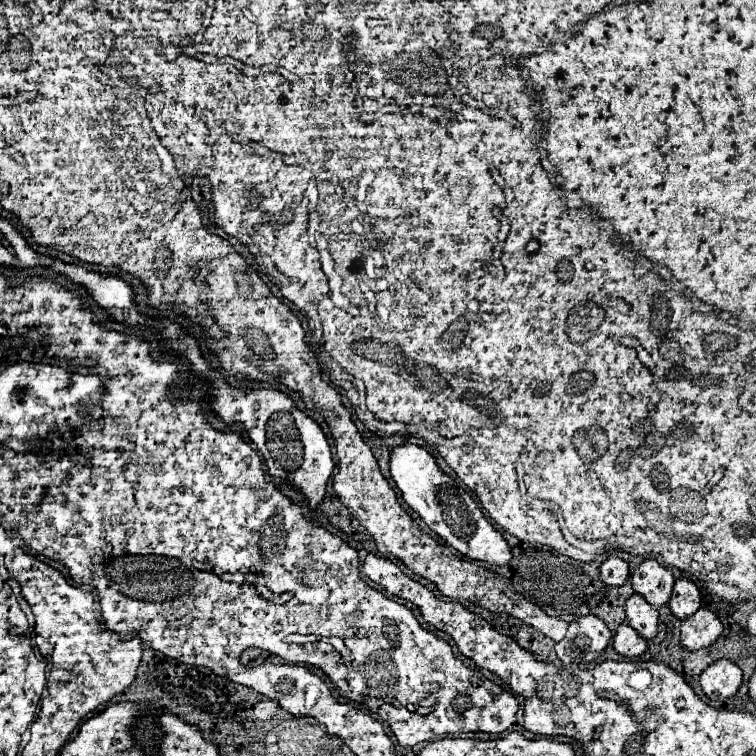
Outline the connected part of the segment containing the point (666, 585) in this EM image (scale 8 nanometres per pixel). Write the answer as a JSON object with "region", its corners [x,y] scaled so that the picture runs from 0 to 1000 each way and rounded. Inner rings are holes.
{"region":[[[854,738],[849,741],[836,762],[836,775],[844,786],[849,786],[862,802],[873,804],[876,799],[884,796],[886,786],[889,786],[889,772],[892,772],[892,762],[889,757],[876,749],[868,738]]]}

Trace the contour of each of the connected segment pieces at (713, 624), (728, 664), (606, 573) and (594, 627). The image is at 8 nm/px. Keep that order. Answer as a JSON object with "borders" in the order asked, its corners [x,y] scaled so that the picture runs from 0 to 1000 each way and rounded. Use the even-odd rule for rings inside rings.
{"borders":[[[[929,802],[915,817],[902,823],[902,841],[899,849],[910,860],[923,860],[939,854],[955,836],[955,823],[950,815],[937,804]]],[[[952,870],[926,892],[926,907],[939,926],[960,926],[976,915],[981,905],[981,886],[974,876]]],[[[807,735],[794,749],[794,762],[807,775],[820,775],[831,765],[831,746],[820,735]]],[[[767,815],[754,823],[746,847],[735,849],[735,865],[746,878],[783,876],[807,849],[810,836],[791,815]]]]}

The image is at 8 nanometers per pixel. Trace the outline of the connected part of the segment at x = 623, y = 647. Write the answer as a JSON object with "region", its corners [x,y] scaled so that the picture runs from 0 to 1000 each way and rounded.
{"region":[[[823,825],[823,828],[815,833],[812,844],[810,844],[810,854],[812,854],[812,860],[815,860],[820,868],[825,868],[825,870],[841,870],[841,868],[852,865],[857,849],[854,849],[836,828]]]}

